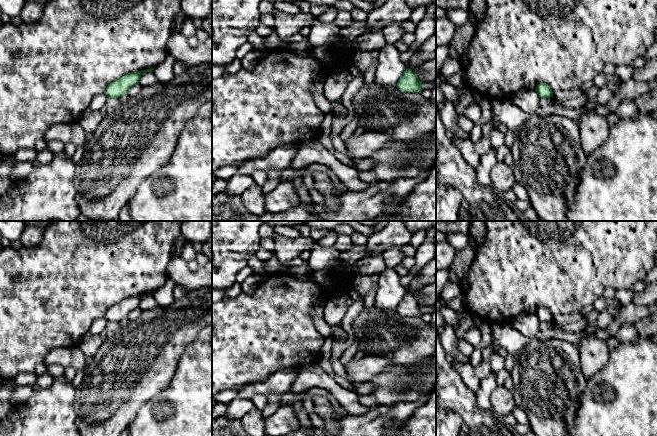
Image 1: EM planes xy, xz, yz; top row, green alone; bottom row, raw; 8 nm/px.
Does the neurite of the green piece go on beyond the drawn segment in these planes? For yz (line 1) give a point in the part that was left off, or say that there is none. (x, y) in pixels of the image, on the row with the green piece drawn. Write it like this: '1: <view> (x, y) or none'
1: none

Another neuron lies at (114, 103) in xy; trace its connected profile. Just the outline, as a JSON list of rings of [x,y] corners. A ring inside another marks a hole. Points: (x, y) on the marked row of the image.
[[[107,98],[107,101],[105,103],[105,108],[113,108],[117,109],[122,105],[122,102],[119,98]]]

